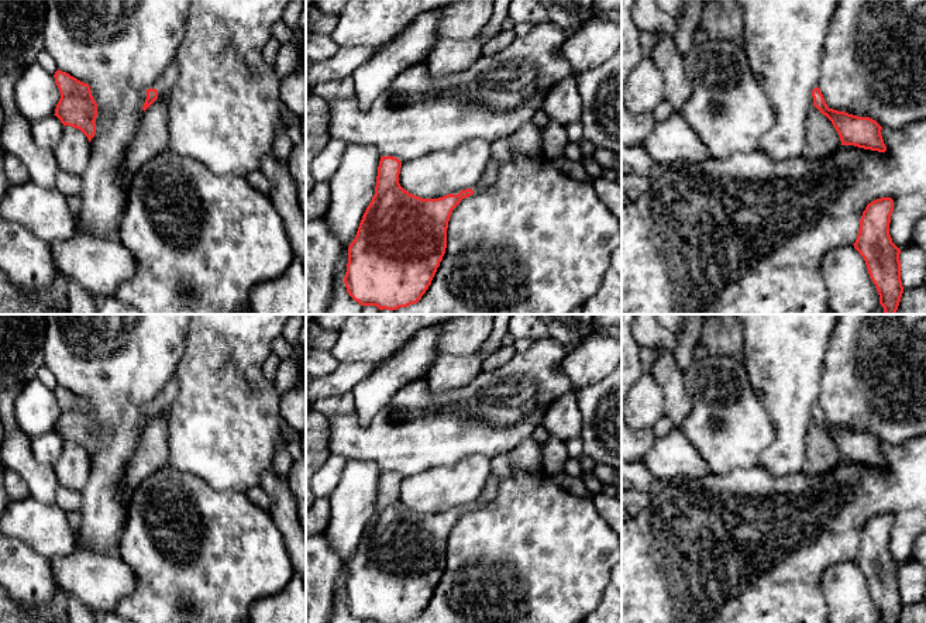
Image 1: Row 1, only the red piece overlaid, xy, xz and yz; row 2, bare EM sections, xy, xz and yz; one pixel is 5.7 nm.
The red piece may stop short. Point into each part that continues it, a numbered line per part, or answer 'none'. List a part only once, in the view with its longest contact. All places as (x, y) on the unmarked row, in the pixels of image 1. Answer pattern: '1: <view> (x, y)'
1: xy (169, 392)

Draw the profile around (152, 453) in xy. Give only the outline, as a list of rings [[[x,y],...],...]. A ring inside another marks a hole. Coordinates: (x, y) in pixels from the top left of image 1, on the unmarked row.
[[[161,412],[144,427],[138,450],[127,462],[123,476],[124,498],[130,500],[144,479],[166,467],[168,457],[168,416]]]

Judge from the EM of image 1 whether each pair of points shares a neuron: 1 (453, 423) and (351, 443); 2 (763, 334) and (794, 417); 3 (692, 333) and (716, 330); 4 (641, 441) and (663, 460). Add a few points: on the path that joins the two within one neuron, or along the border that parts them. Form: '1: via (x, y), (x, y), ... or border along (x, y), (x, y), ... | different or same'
1: via (427, 429), (417, 429), (399, 440), (377, 443) | same
2: via (784, 355), (789, 375), (789, 396) | same
3: border along (702, 329), (699, 343) | different
4: border along (657, 437), (640, 461) | different

